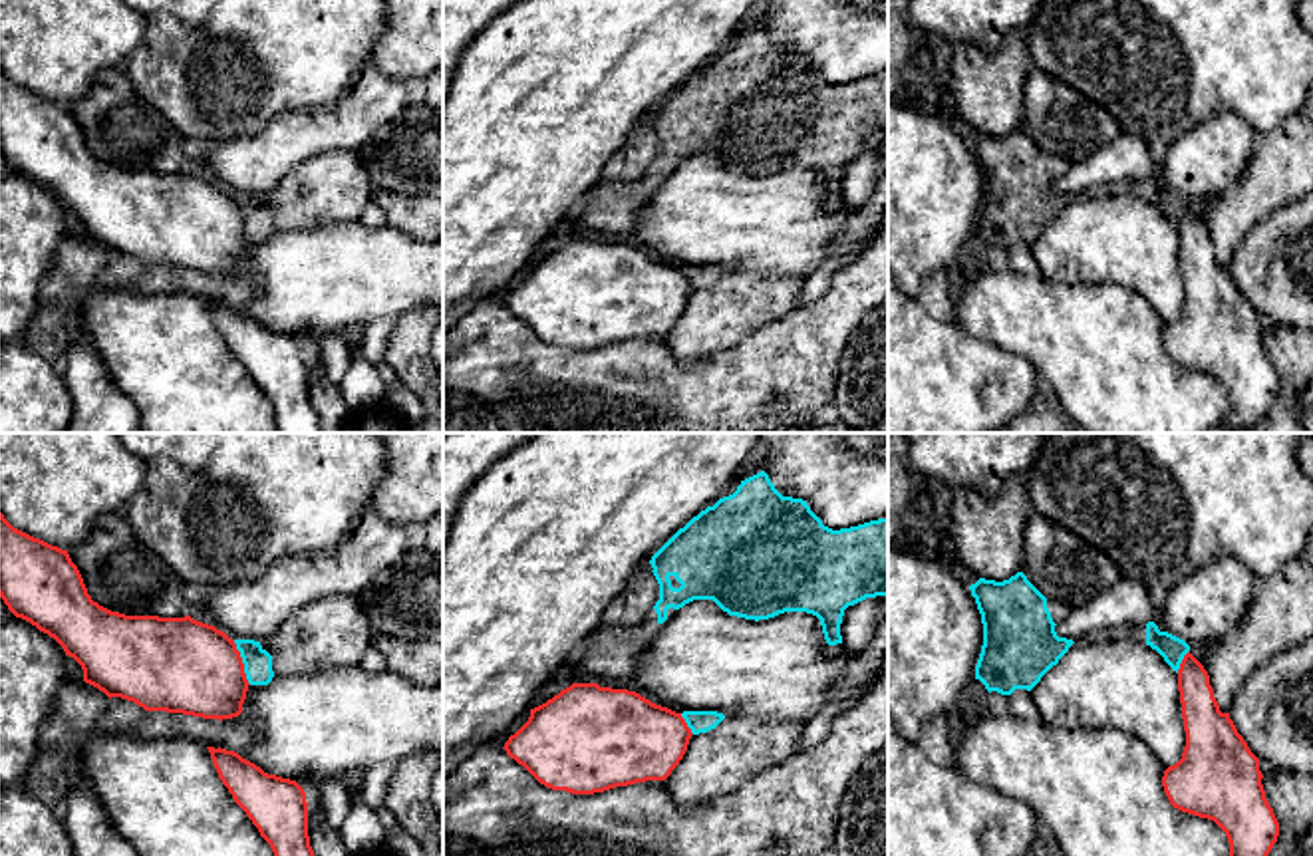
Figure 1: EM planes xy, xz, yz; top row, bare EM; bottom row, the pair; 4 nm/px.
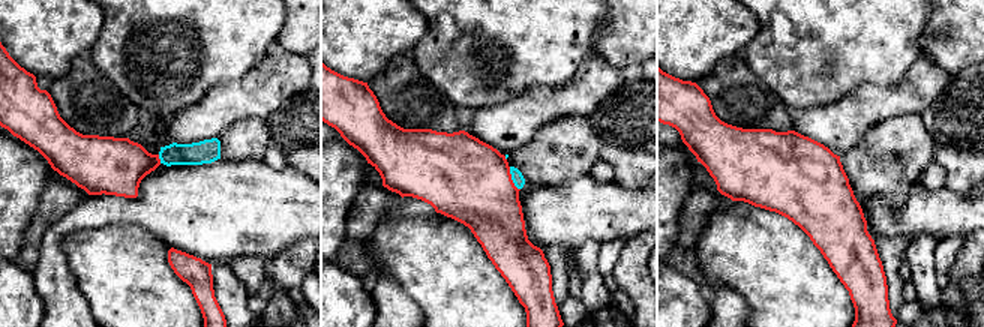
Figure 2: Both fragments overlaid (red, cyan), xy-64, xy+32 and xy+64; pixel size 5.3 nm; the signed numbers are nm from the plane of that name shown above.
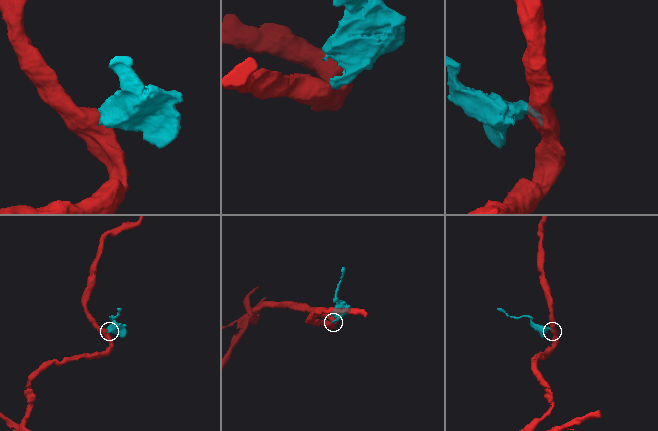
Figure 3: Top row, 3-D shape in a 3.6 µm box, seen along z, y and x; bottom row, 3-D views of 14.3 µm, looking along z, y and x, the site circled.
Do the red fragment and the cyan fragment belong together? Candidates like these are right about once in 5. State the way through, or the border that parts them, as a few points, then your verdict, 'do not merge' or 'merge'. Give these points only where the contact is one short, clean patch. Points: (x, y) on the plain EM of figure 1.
border xy (233, 195), (245, 233), (251, 239); do not merge

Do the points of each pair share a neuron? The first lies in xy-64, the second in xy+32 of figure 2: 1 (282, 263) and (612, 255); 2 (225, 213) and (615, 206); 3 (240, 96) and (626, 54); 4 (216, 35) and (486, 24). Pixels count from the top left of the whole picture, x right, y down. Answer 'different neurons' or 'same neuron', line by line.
1: different neurons
2: same neuron
3: different neurons
4: same neuron

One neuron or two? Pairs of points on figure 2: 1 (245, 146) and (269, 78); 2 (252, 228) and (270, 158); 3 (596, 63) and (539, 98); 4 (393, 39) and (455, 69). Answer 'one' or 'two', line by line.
1: two
2: two
3: one
4: two

